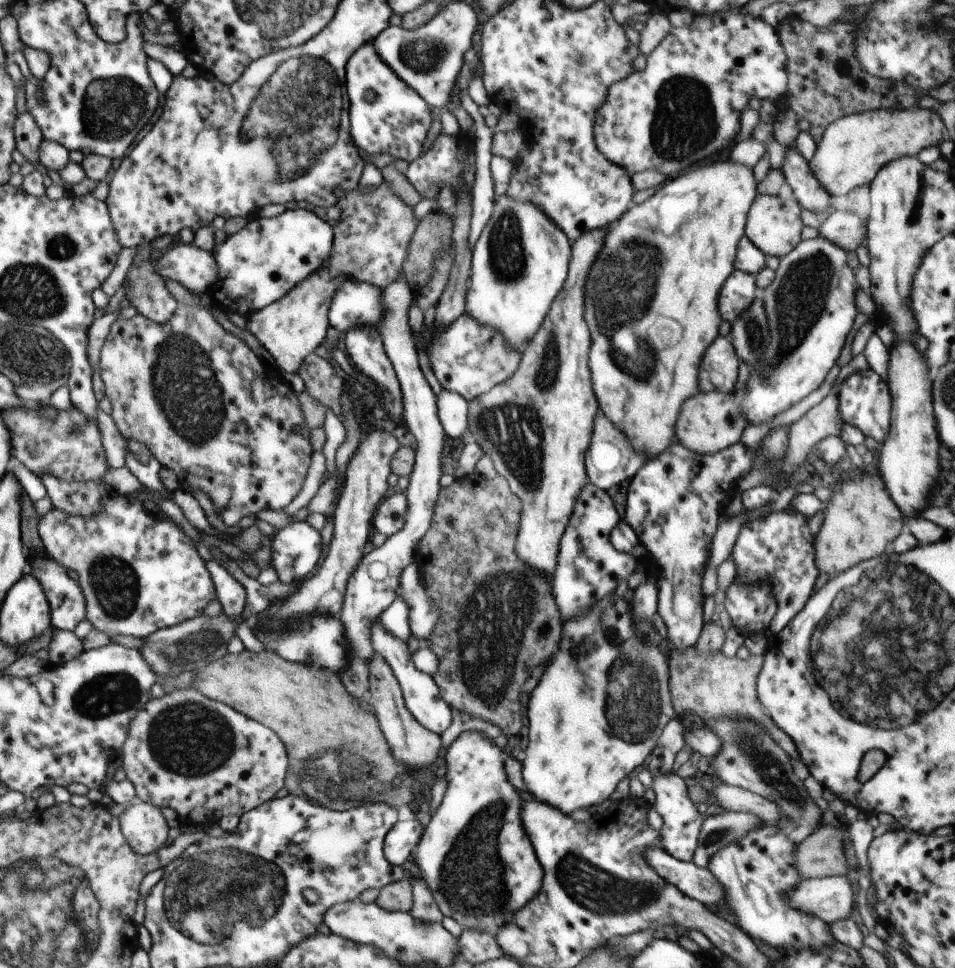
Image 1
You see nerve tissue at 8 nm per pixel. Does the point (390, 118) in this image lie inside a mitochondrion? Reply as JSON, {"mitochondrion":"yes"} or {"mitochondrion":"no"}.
{"mitochondrion":"no"}

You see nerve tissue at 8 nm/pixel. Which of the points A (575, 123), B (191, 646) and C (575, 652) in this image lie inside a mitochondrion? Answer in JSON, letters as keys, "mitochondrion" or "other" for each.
{"A":"other","B":"mitochondrion","C":"other"}

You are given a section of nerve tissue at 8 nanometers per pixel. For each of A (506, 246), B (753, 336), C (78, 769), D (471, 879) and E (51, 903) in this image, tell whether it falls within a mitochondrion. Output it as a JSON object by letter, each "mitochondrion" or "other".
{"A":"mitochondrion","B":"mitochondrion","C":"other","D":"mitochondrion","E":"mitochondrion"}

